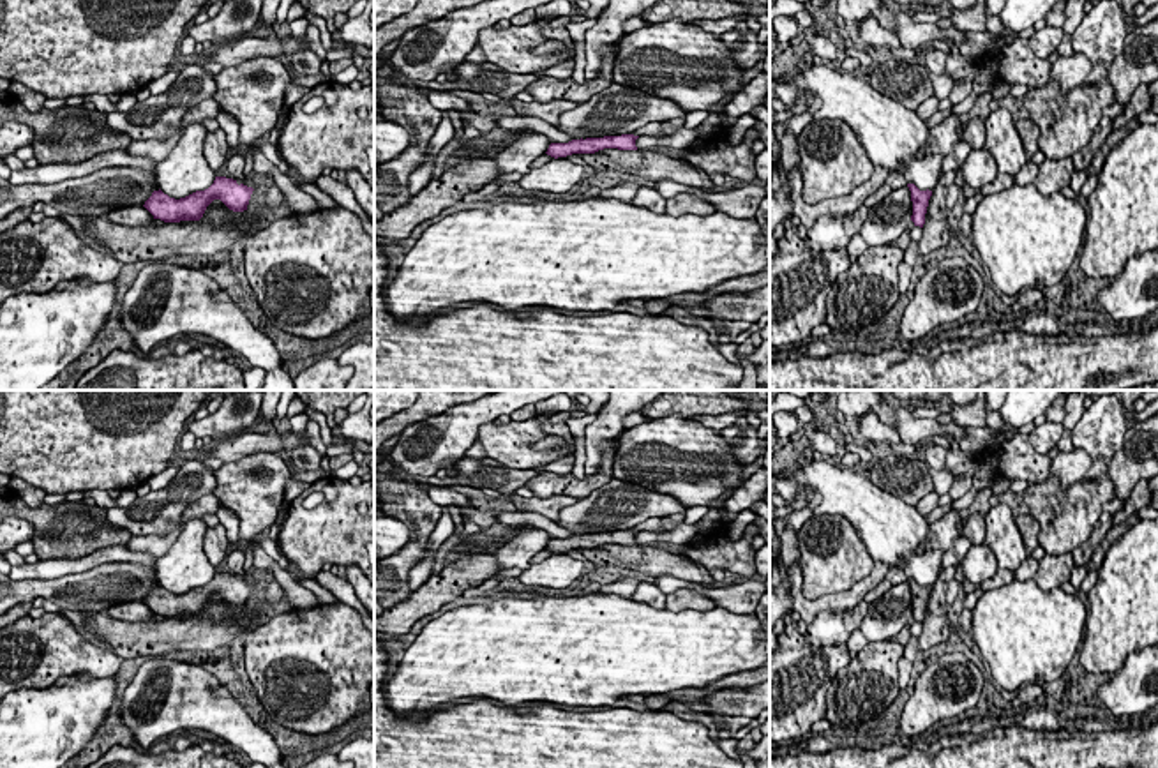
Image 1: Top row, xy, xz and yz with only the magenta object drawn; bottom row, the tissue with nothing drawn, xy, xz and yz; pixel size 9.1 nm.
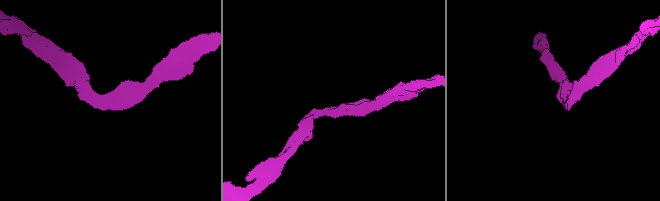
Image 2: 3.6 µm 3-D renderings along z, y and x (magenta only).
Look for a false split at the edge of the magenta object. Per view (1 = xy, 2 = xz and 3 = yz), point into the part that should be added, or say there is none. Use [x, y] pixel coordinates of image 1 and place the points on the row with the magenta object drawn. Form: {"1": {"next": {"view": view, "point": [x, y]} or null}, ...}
{"1": {"next": null}, "2": {"next": null}, "3": {"next": null}}

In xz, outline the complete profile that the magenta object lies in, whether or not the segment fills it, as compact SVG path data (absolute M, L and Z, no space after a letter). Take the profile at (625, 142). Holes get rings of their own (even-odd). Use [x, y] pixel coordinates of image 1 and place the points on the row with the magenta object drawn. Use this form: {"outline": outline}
{"outline": "M621 134L621 136L604 136L604 138L586 138L586 139L572 139L568 143L551 143L547 148L547 155L558 159L572 154L595 154L604 148L618 148L618 150L637 150L635 139L639 136Z"}

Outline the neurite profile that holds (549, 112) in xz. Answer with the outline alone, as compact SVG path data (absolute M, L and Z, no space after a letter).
M480 92L480 94L484 99L487 99L491 102L507 101L515 109L517 117L537 117L537 118L542 118L553 125L558 125L561 113L574 109L577 106L577 102L570 102L570 101L523 102L519 99L501 99L501 97L489 94L489 92Z

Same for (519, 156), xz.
M526 131L496 155L496 164L500 168L498 177L514 171L526 175L533 168L533 161L545 154L551 143L551 138L535 131Z

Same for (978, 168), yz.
M983 148L971 150L960 169L964 182L976 191L980 191L985 184L994 182L999 173L994 157Z

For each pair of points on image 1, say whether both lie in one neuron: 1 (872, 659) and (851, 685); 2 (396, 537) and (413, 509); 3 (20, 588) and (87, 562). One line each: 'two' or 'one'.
1: one
2: two
3: two

